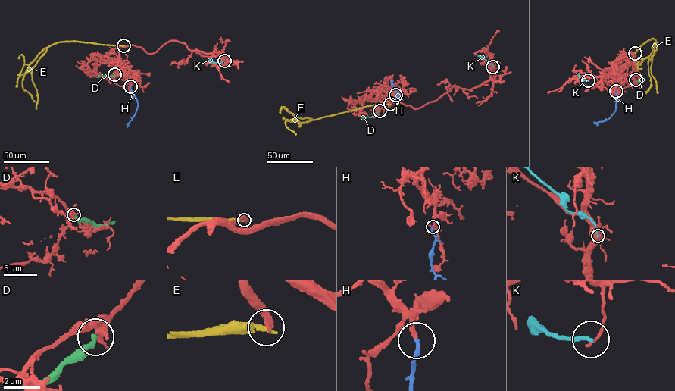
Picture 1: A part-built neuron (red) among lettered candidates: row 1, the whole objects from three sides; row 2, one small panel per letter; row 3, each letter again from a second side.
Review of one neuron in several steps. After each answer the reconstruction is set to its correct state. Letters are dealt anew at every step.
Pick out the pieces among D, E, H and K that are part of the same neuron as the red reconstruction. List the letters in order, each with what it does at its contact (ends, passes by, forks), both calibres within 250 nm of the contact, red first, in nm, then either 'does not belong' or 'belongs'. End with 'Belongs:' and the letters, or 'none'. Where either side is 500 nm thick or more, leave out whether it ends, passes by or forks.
D: 600/280 nm | does not belong
E: it ends | 340/360 nm | does not belong
H: it ends | 200/240 nm | belongs
K: it ends | 140/240 nm | does not belong
Belongs: H

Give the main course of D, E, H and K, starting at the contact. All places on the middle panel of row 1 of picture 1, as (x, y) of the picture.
D: (379, 111), (372, 117), (363, 118)
E: (390, 104), (368, 105), (301, 123), (292, 120), (285, 121), (288, 128), (295, 134)
H: (395, 95), (401, 99), (393, 81)
K: (492, 67), (479, 56)

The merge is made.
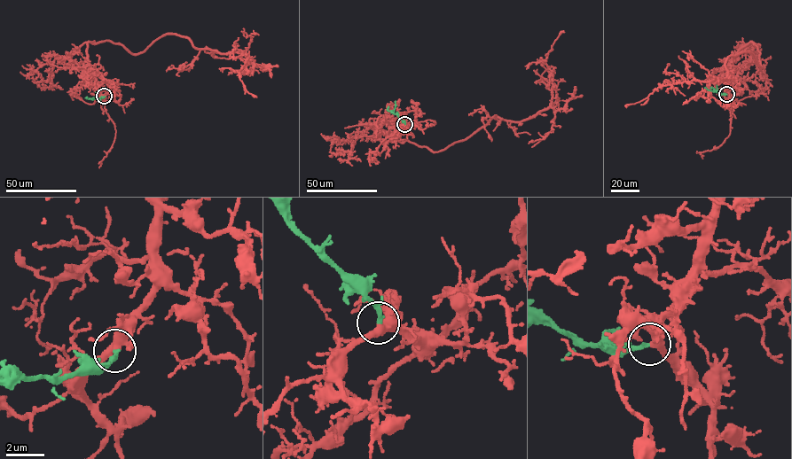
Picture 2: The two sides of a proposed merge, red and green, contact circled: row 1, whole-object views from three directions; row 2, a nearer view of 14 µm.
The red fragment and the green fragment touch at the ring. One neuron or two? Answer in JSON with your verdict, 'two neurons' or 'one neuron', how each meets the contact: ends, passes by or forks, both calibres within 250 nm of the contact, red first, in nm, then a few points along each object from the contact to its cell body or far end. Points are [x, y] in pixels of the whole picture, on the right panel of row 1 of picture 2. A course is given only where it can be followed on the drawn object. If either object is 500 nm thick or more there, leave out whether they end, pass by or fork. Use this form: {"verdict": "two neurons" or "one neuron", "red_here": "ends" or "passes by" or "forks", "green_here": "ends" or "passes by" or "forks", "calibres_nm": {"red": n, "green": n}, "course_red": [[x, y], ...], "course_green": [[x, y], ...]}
{"verdict": "one neuron", "red_here": "passes by", "green_here": "passes by", "calibres_nm": {"red": 440, "green": 160}, "course_red": [[726, 94], [734, 55], [751, 42], [761, 68], [749, 52], [729, 56], [723, 79], [660, 87], [626, 107]], "course_green": [[726, 94], [704, 88]]}

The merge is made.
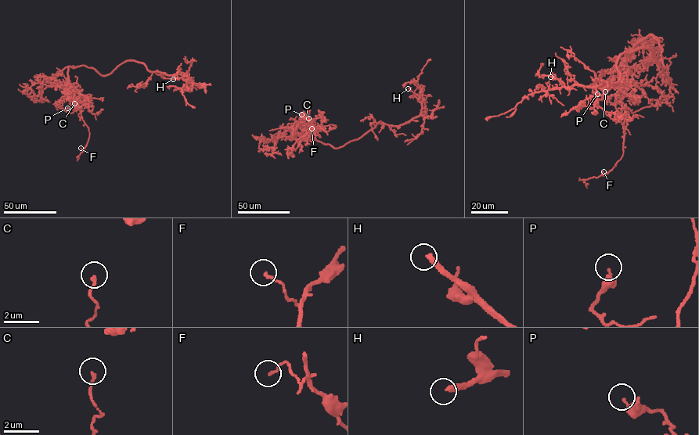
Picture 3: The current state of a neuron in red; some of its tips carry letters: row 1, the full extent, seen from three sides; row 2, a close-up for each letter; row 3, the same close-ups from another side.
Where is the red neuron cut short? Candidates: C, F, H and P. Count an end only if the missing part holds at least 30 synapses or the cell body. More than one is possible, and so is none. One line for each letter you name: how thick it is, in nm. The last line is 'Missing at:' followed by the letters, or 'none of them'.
H: calibre 320 nm
Missing at: H

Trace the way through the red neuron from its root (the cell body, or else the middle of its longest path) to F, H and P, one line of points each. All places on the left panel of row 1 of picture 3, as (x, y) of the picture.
F: (111, 72), (68, 67), (89, 133), (81, 148)
H: (111, 72), (122, 63), (132, 60), (143, 63), (151, 71), (183, 74), (189, 78), (173, 79)
P: (111, 72), (101, 75), (85, 66), (69, 66), (70, 84), (82, 98), (83, 104), (81, 108), (67, 108)

